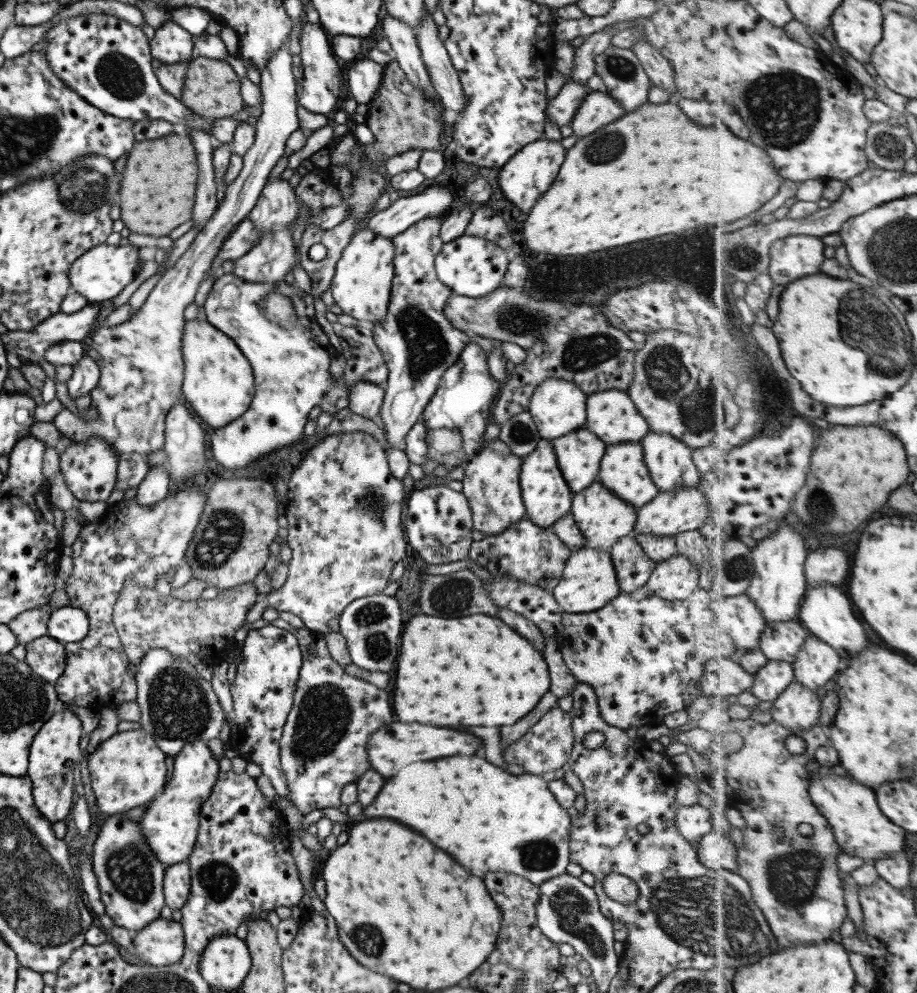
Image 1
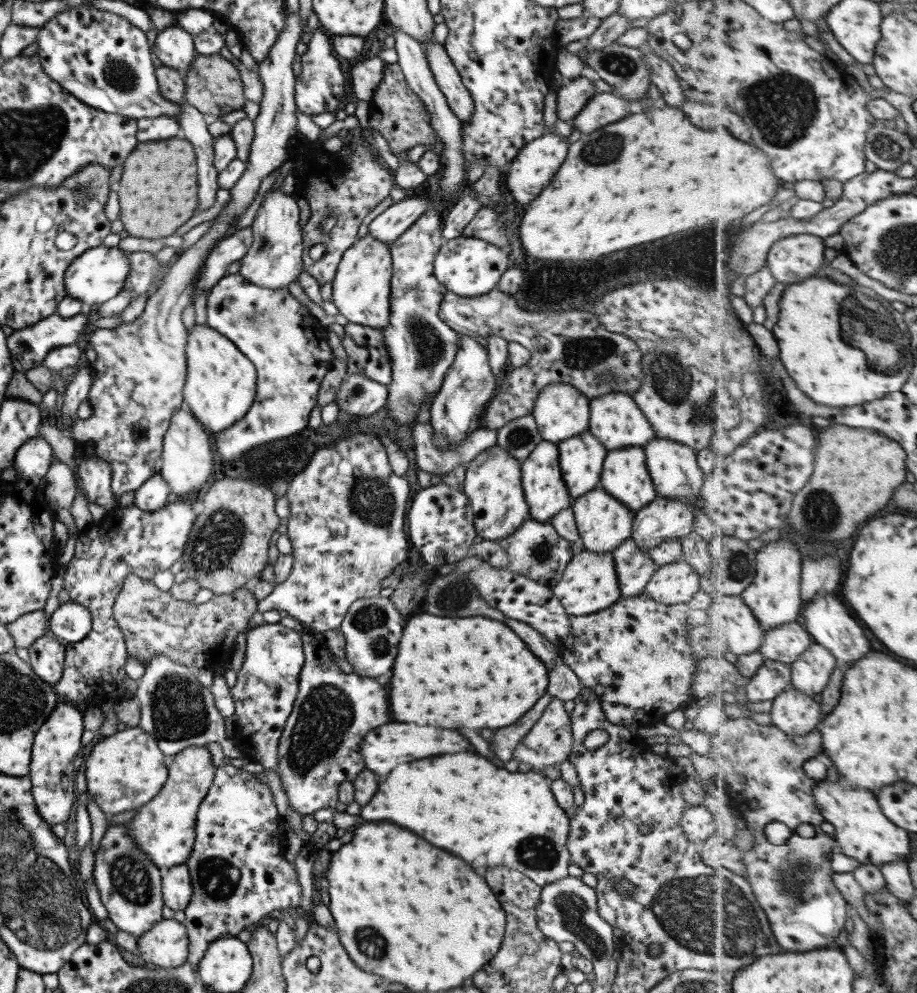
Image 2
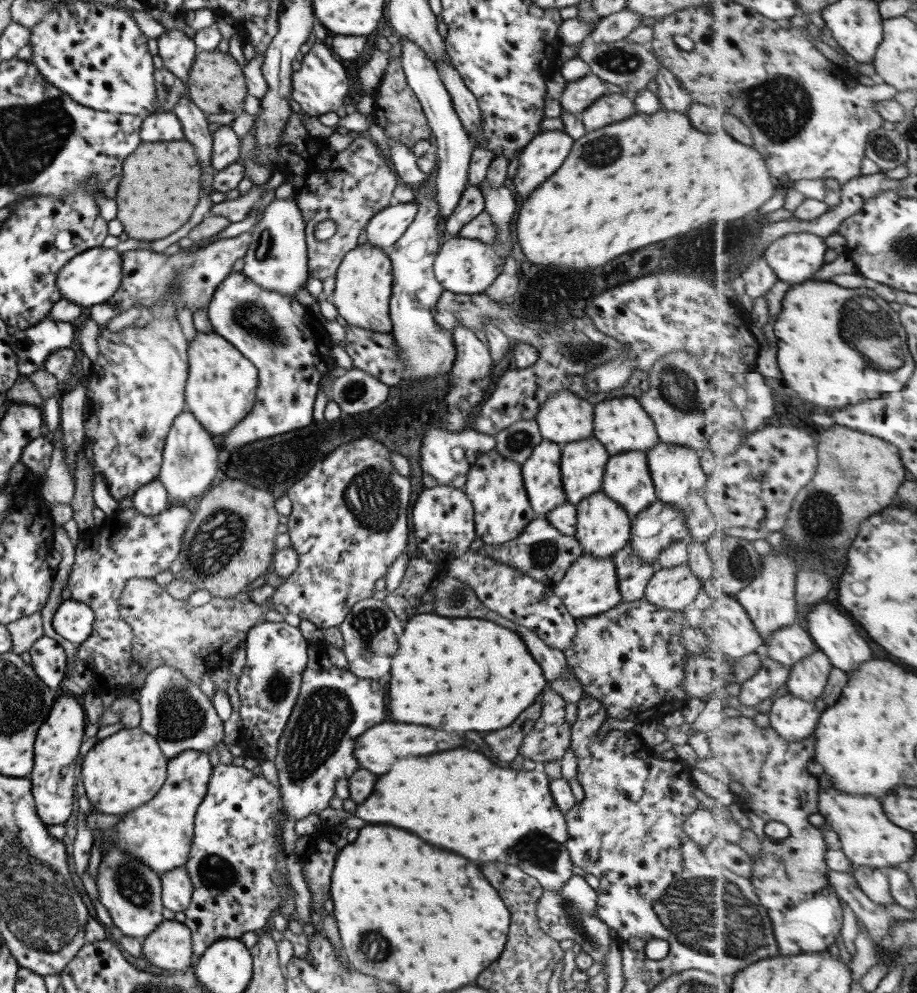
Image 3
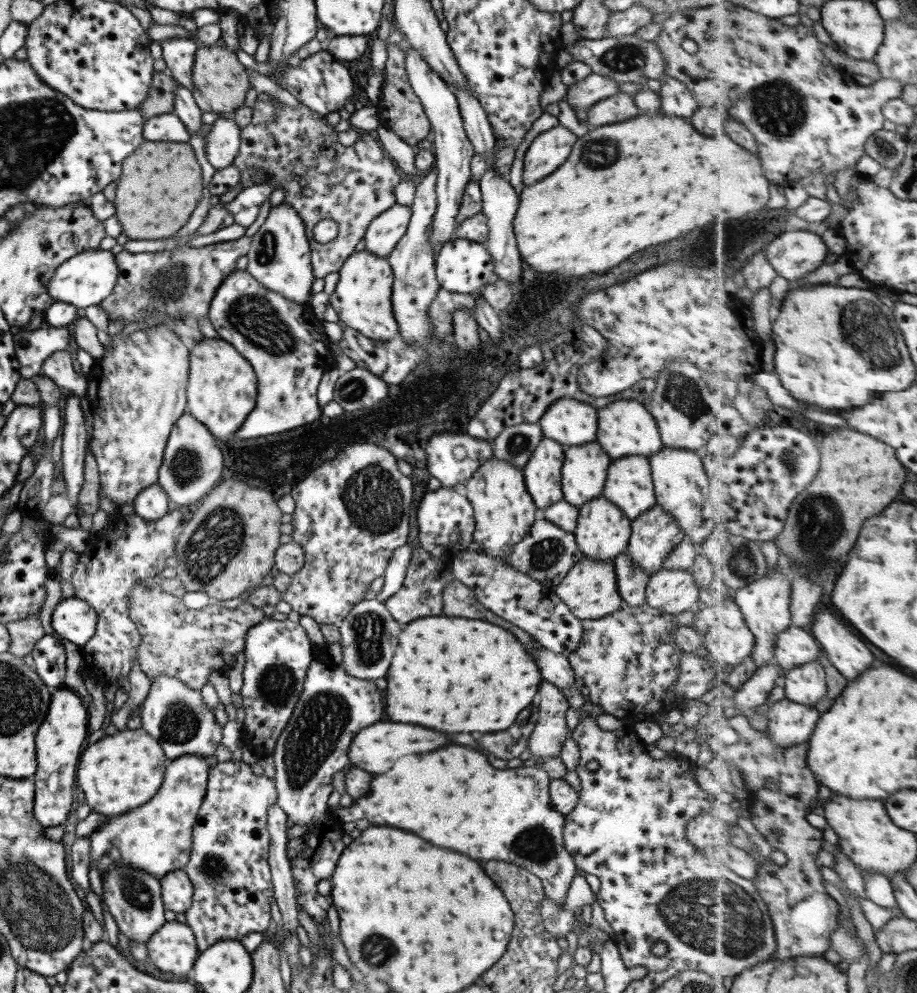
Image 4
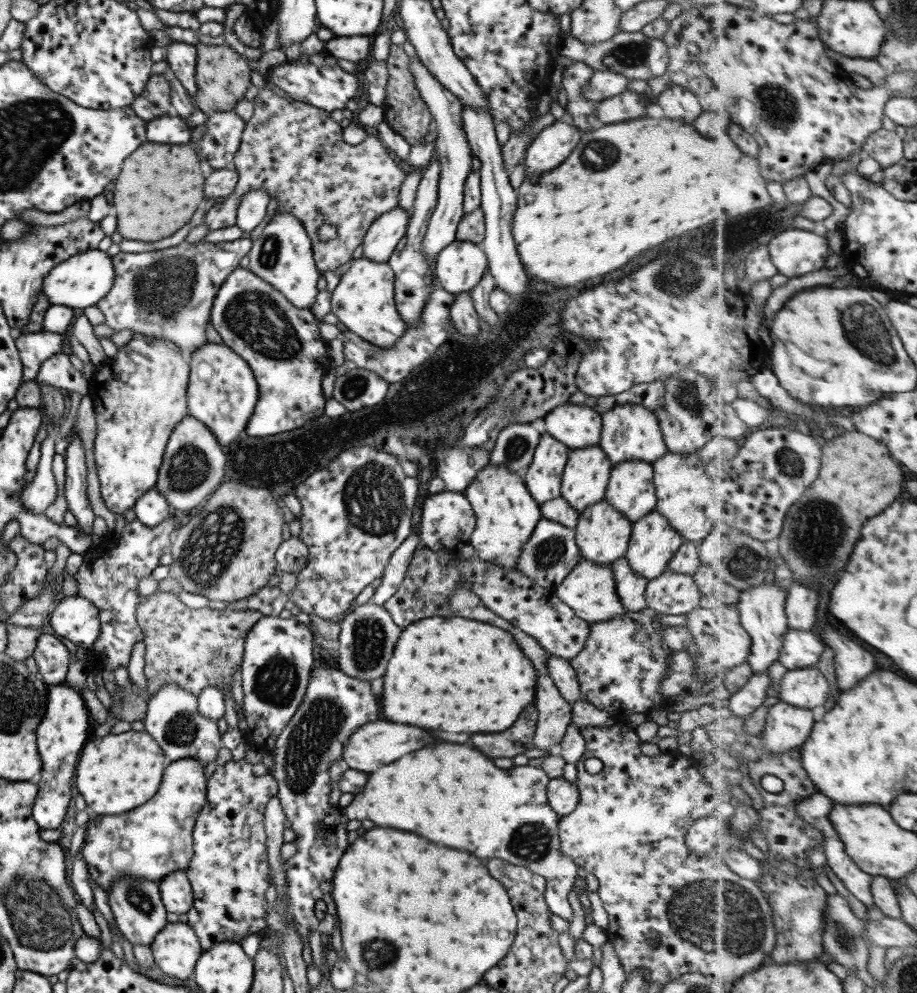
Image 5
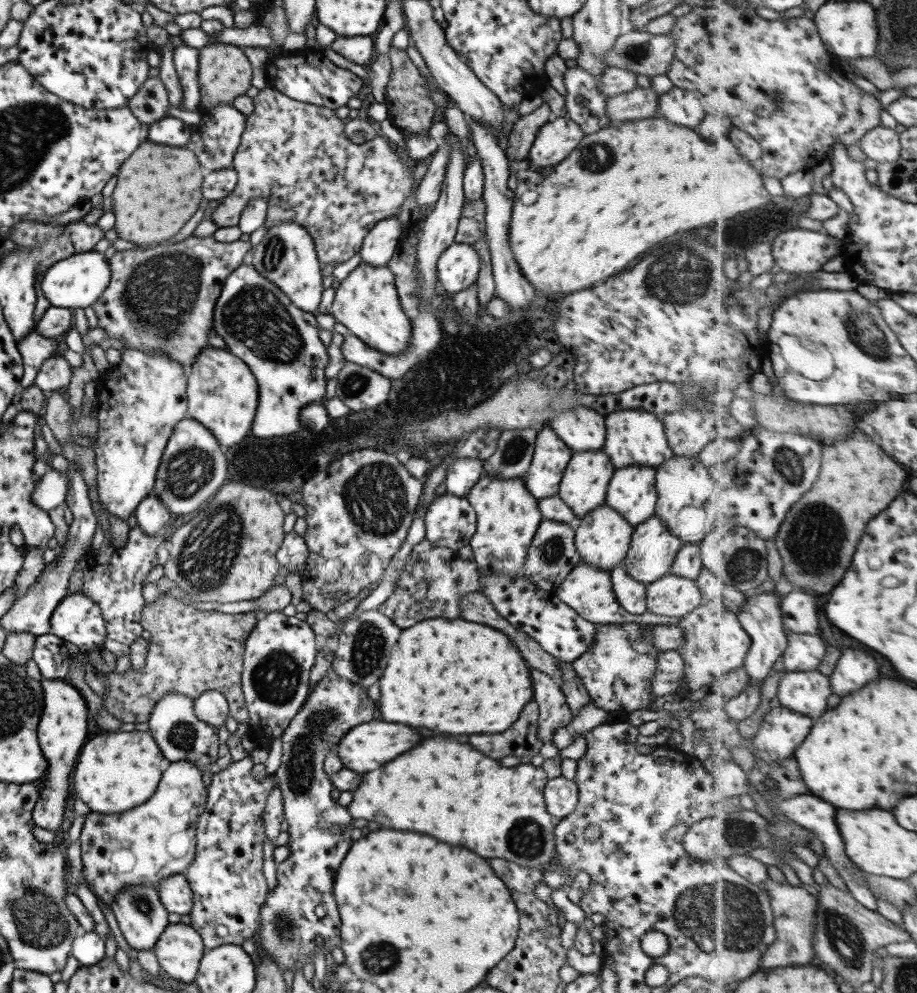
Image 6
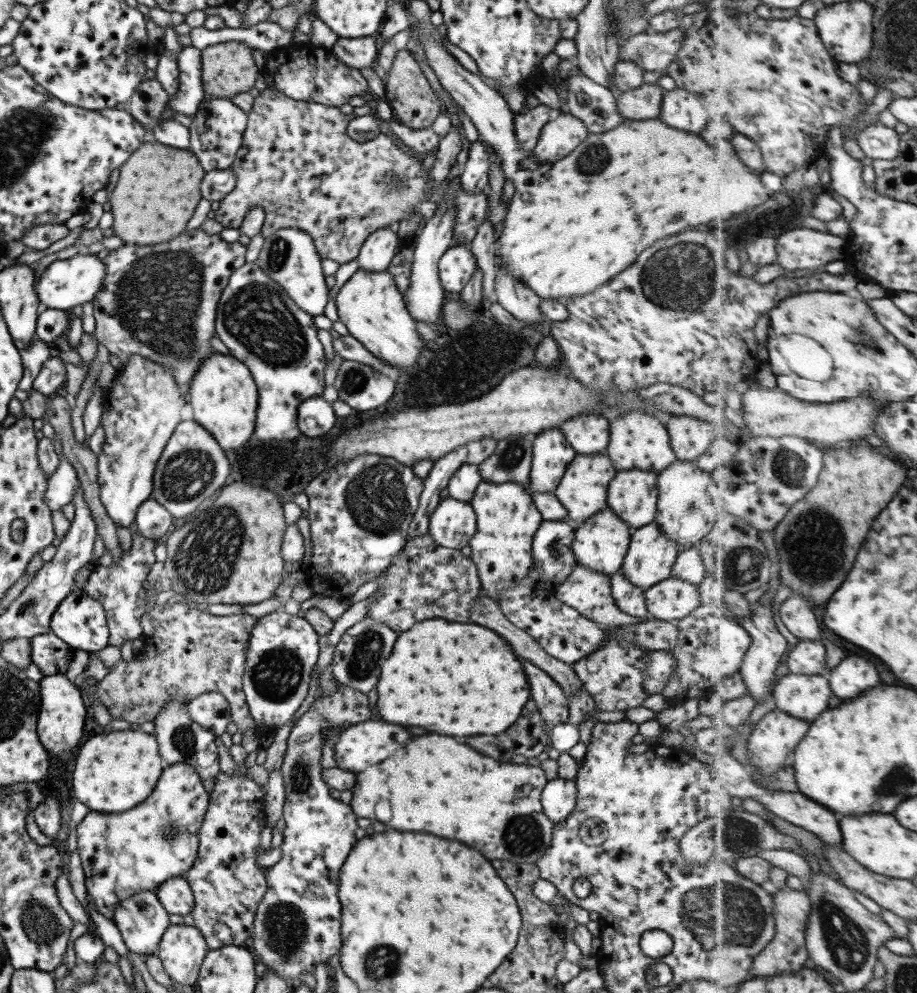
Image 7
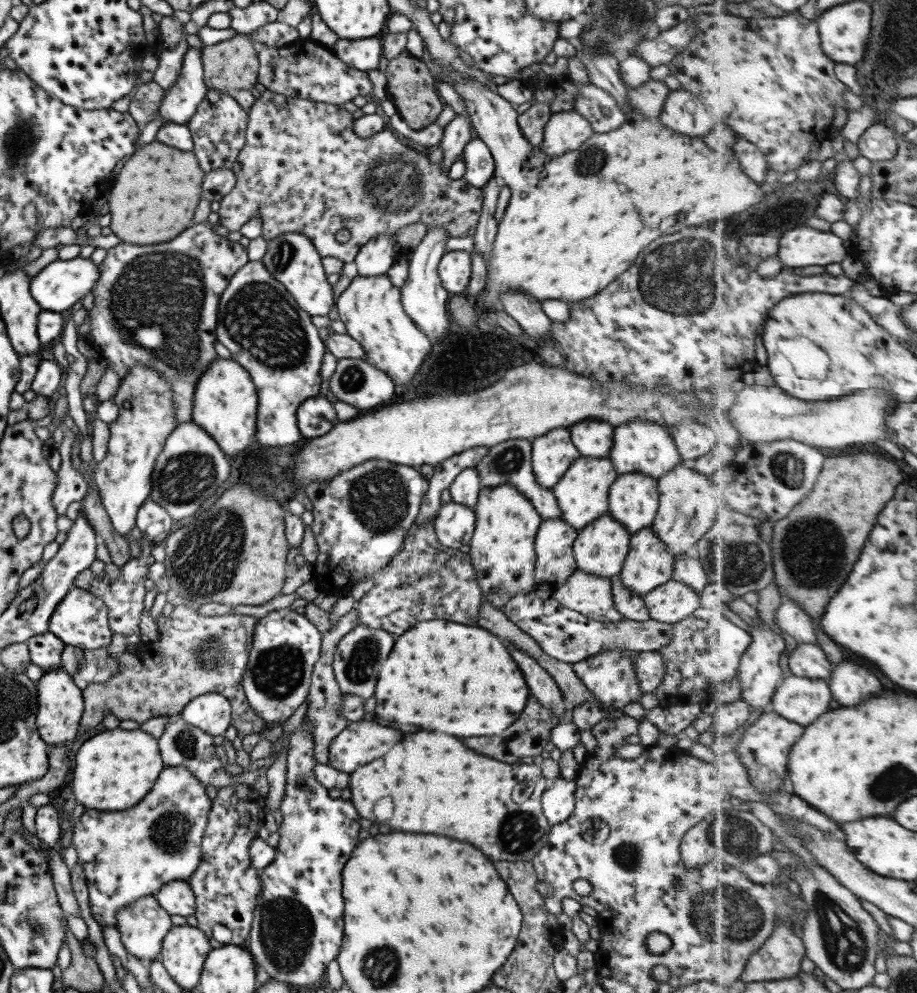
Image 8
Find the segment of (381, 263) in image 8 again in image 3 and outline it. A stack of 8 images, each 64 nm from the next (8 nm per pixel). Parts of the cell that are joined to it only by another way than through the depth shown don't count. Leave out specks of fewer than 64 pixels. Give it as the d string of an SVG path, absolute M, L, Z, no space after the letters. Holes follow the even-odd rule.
M413 200L405 203L394 201L376 212L364 226L366 242L383 252L389 251L413 220L417 209Z

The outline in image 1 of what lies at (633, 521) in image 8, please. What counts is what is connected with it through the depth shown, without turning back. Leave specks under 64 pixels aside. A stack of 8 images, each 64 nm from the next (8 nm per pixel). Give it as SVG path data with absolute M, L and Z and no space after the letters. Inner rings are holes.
M636 442L617 443L605 447L599 464L597 482L634 509L642 507L658 493L643 463L642 448Z

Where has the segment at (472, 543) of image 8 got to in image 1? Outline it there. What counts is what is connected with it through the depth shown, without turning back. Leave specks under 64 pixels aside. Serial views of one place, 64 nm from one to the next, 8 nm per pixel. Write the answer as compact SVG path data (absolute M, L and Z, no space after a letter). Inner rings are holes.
M498 438L486 442L484 446L463 466L464 477L461 493L467 499L472 528L483 532L484 536L497 535L511 523L524 518L525 509L520 495L518 474L522 458L514 456L505 443Z

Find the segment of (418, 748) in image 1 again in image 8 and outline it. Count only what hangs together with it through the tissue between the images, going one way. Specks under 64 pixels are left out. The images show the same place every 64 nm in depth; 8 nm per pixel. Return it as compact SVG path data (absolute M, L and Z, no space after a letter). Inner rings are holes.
M347 722L328 746L328 762L335 770L349 774L355 768L383 756L403 732L375 722Z

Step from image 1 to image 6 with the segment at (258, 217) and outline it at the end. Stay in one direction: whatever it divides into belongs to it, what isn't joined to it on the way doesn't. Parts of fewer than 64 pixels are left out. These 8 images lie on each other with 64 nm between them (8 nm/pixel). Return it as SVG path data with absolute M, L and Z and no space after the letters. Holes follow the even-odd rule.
M291 221L268 228L260 242L252 248L250 264L263 278L270 280L299 310L317 314L321 298L322 275L314 242L304 228Z

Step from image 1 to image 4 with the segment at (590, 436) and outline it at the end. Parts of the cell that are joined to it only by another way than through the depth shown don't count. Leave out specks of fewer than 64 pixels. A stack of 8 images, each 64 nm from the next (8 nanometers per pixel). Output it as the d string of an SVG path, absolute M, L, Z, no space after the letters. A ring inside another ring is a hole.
M595 440L590 443L564 446L560 472L562 499L575 508L601 496L610 459Z

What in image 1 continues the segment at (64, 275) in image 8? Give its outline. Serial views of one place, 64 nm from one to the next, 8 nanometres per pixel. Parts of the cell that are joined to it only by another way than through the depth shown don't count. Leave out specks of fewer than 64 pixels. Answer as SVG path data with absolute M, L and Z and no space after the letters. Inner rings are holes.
M103 243L86 250L71 263L68 279L70 288L83 295L88 303L99 303L117 296L134 279L139 269L140 257L137 247Z

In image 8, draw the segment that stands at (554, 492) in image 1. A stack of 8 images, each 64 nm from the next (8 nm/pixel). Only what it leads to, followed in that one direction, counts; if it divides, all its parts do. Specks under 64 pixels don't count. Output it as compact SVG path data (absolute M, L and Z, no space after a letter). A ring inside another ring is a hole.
M567 427L554 428L543 436L535 437L531 440L530 460L531 469L535 482L545 489L550 489L560 478L567 468L580 458L580 454L570 441L570 432Z

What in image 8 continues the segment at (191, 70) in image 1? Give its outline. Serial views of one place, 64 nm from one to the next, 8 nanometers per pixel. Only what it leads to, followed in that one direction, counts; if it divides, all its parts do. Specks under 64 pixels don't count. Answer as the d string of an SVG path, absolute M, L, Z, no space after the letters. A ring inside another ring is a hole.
M238 33L227 40L204 46L200 50L200 59L202 62L203 82L207 89L214 88L225 94L232 94L241 89L251 90L257 84L257 47L246 35Z

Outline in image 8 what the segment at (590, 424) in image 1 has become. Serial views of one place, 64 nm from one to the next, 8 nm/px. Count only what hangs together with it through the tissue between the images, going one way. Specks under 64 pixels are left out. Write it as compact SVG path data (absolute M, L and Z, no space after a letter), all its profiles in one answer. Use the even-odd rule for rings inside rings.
M633 419L612 427L612 431L612 445L608 460L618 475L639 473L657 480L671 471L671 468L682 463L670 434L659 424Z

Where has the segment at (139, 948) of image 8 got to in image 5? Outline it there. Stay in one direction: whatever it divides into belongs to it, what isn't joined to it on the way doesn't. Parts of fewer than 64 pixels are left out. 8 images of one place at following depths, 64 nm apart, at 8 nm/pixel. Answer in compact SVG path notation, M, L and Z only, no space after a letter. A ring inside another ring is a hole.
M123 876L111 884L106 890L107 904L113 915L114 924L123 939L132 946L149 946L157 934L166 924L166 910L160 899L158 882L151 880L135 880L129 876Z

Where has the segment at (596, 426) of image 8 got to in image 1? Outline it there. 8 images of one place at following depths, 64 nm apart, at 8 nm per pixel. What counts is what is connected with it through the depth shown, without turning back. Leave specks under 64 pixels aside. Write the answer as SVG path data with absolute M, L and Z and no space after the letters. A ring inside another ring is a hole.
M548 378L533 390L529 398L528 413L531 415L541 439L558 439L568 432L577 431L586 421L586 395L568 380Z

